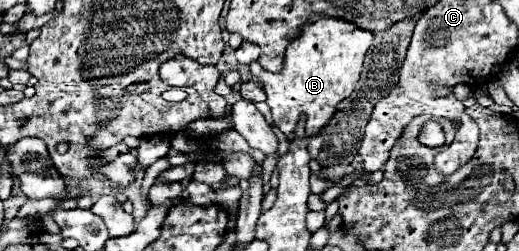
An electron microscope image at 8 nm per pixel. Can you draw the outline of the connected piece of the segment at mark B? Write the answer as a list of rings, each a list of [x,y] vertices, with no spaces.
[[[323,17],[311,25],[305,25],[301,29],[301,35],[291,41],[281,73],[269,73],[259,67],[257,61],[249,65],[253,79],[259,81],[267,93],[265,101],[271,107],[273,123],[283,131],[289,141],[293,139],[293,131],[301,115],[307,117],[307,135],[317,135],[335,115],[337,105],[355,91],[365,53],[371,47],[371,39],[371,31],[359,29],[343,19]]]

